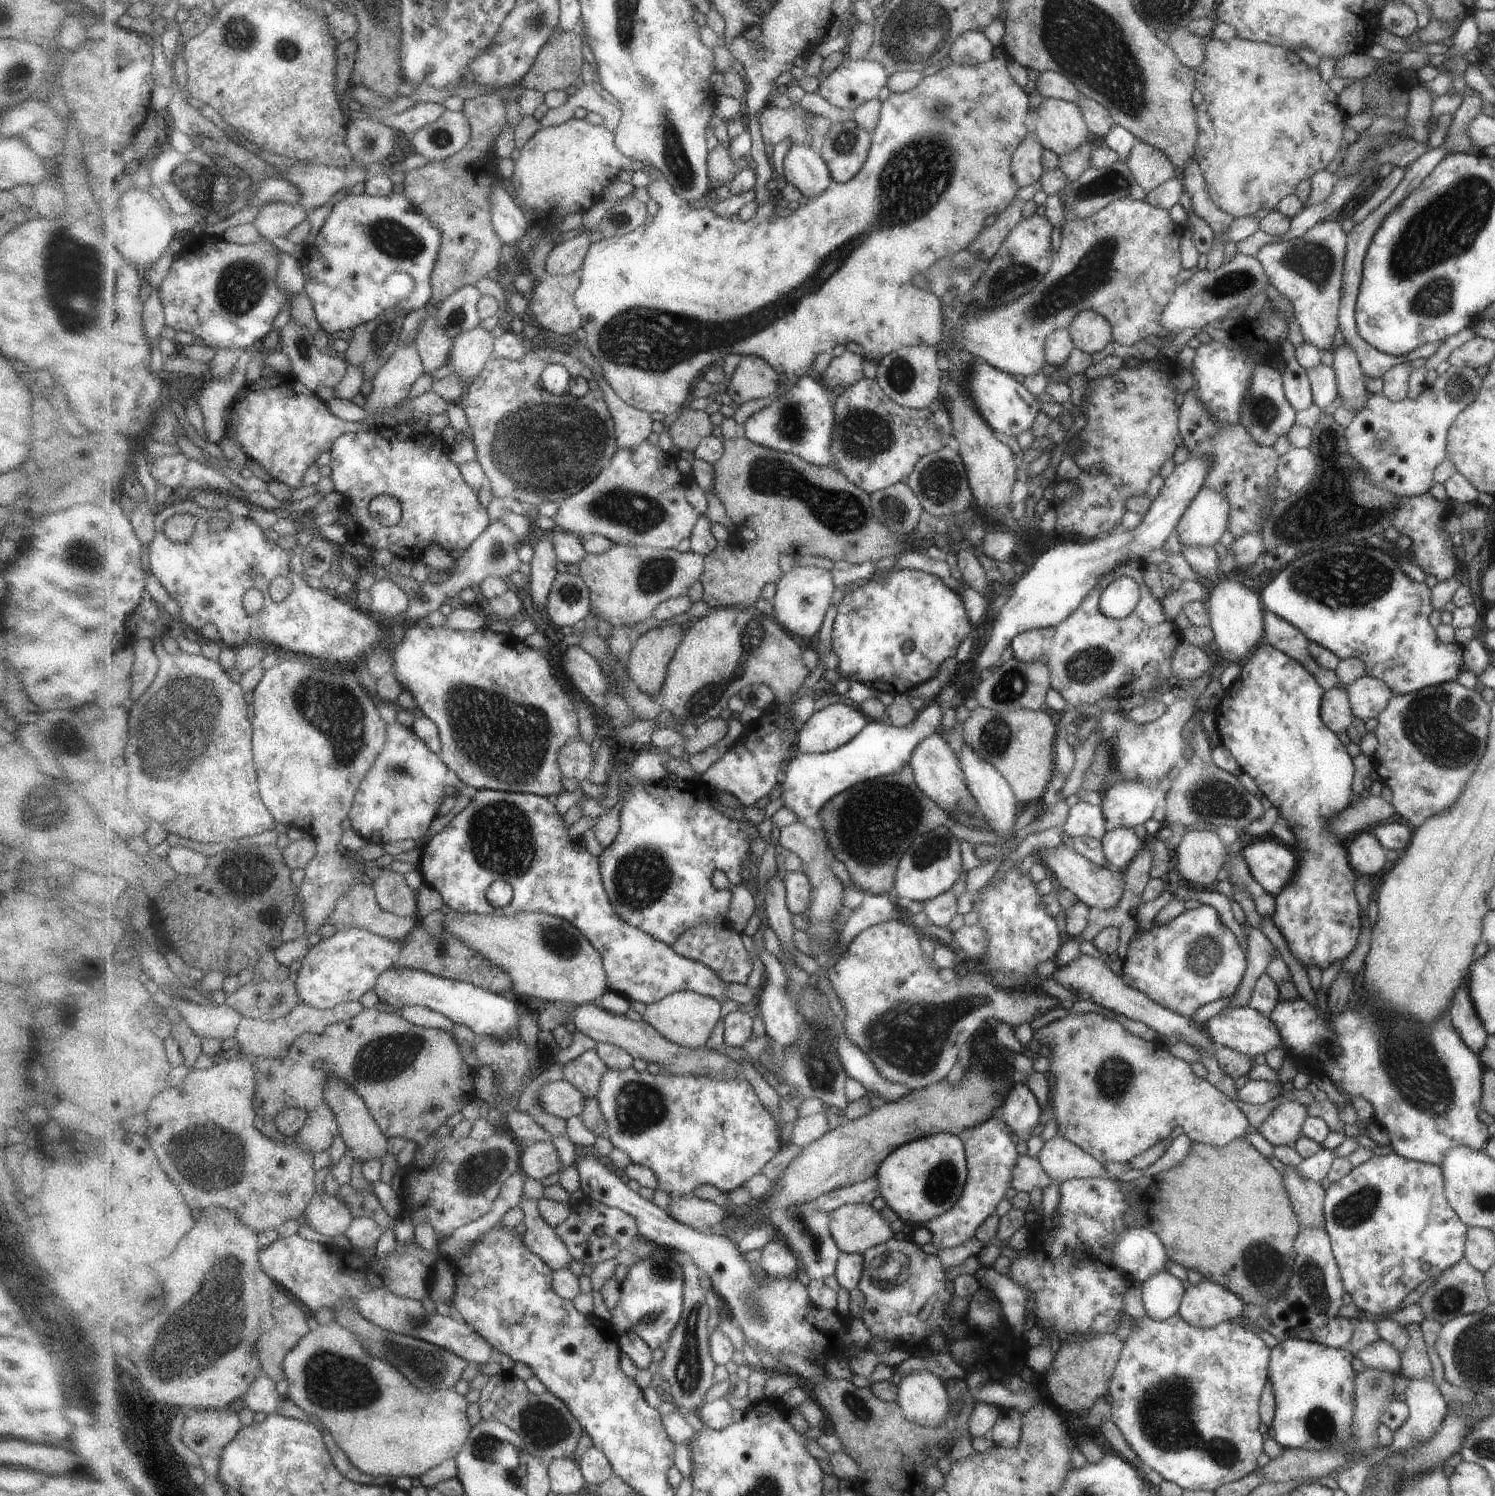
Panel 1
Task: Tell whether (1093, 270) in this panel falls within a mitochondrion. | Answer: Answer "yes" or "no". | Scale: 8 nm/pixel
yes

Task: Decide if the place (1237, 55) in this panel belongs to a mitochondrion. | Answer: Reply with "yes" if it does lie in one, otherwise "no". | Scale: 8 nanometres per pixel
no

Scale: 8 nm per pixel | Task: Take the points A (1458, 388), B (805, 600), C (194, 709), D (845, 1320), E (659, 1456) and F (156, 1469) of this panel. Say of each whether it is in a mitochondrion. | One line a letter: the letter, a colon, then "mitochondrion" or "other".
A: mitochondrion
B: mitochondrion
C: mitochondrion
D: other
E: other
F: other

